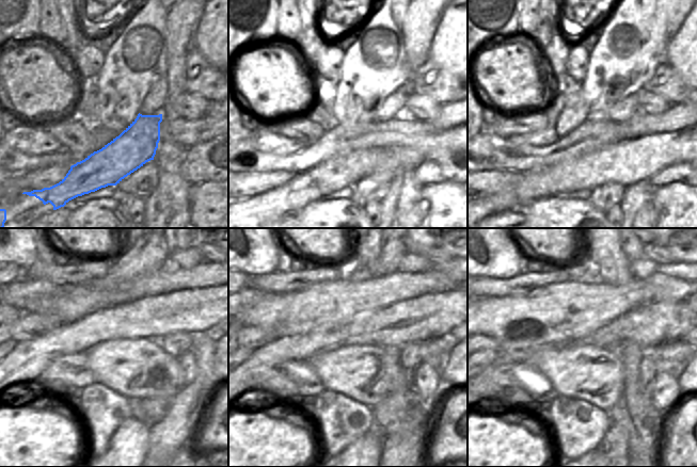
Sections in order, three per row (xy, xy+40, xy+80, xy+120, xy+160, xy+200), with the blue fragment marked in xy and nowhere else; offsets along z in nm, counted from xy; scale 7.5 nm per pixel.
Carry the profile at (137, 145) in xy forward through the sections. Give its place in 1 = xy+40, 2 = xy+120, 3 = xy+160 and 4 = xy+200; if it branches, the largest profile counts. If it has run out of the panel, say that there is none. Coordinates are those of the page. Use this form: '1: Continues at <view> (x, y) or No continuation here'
1: Continues at xy+40 (342, 170)
2: Continues at xy+120 (27, 422)
3: Continues at xy+160 (266, 424)
4: Continues at xy+200 (506, 428).

